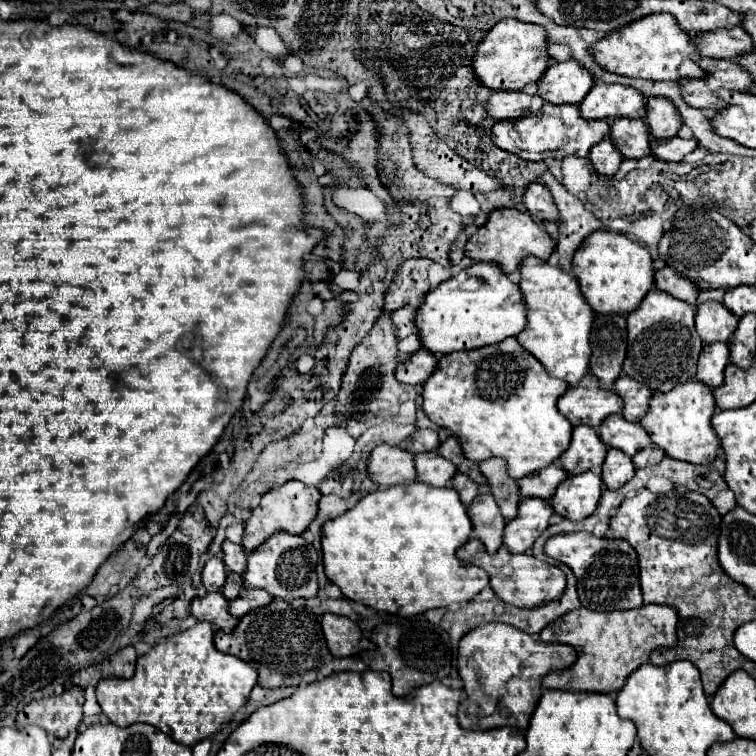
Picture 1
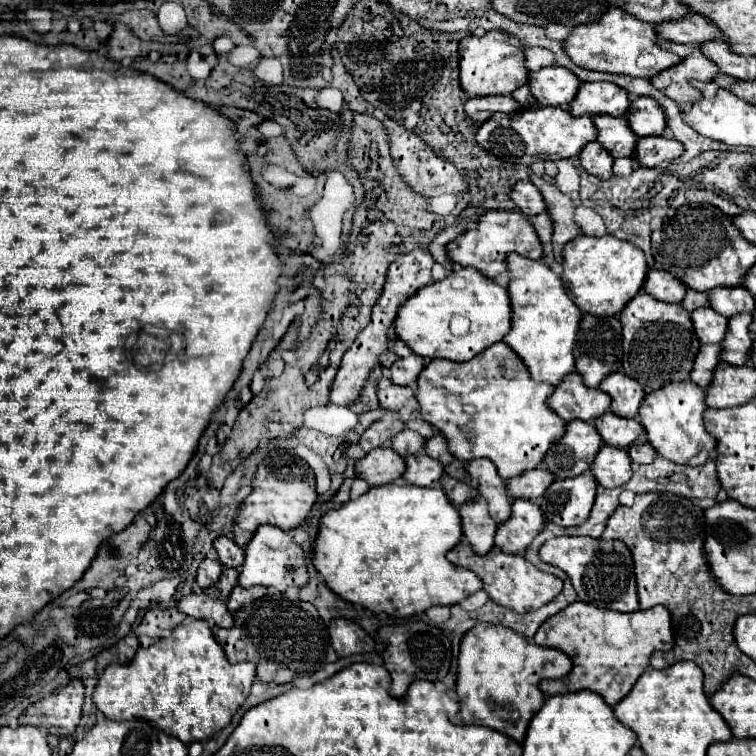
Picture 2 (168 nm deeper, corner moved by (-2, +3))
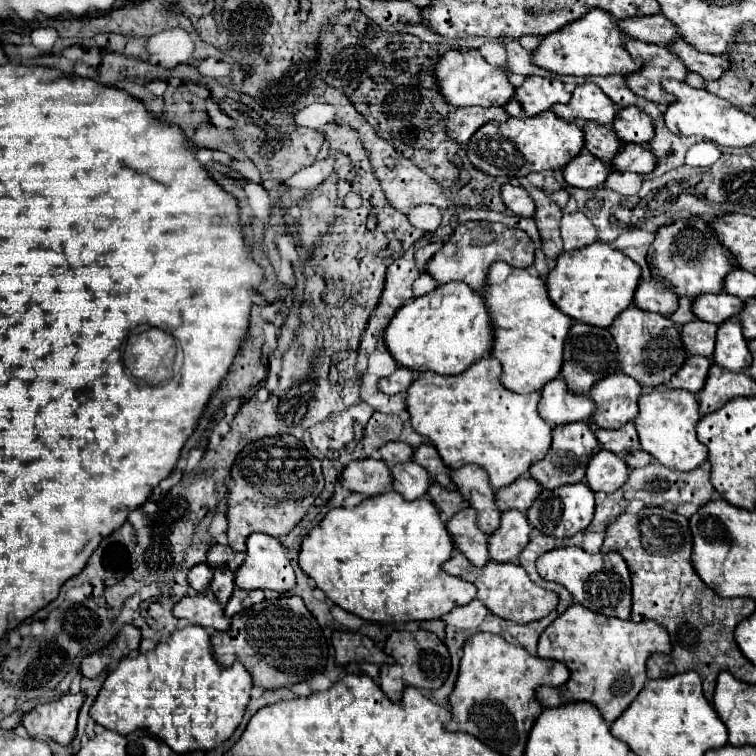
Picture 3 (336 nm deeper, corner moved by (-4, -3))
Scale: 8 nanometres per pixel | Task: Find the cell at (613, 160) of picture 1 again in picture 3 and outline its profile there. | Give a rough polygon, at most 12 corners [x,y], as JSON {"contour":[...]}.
{"contour":[[580,152],[564,168],[576,188],[598,188],[610,164]]}

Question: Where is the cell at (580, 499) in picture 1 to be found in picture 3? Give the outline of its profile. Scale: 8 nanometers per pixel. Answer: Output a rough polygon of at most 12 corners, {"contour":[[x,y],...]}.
{"contour":[[586,484],[542,490],[526,512],[546,536],[588,528],[594,492]]}

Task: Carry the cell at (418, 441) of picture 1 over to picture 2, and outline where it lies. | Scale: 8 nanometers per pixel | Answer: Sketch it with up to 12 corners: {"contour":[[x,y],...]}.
{"contour":[[402,430],[392,438],[392,450],[406,458],[422,452],[418,432]]}

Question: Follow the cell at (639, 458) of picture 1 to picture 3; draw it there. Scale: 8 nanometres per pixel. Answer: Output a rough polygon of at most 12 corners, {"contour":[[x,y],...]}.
{"contour":[[644,450],[624,456],[630,468],[644,468],[652,456]]}

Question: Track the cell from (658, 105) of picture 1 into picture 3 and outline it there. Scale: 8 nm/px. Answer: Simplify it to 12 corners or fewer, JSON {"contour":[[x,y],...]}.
{"contour":[[640,108],[620,110],[612,130],[622,142],[648,144],[652,120]]}

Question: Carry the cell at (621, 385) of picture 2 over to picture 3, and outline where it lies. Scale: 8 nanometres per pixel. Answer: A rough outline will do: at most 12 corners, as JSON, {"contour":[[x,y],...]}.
{"contour":[[626,374],[596,382],[590,422],[614,430],[638,414],[640,384]]}

